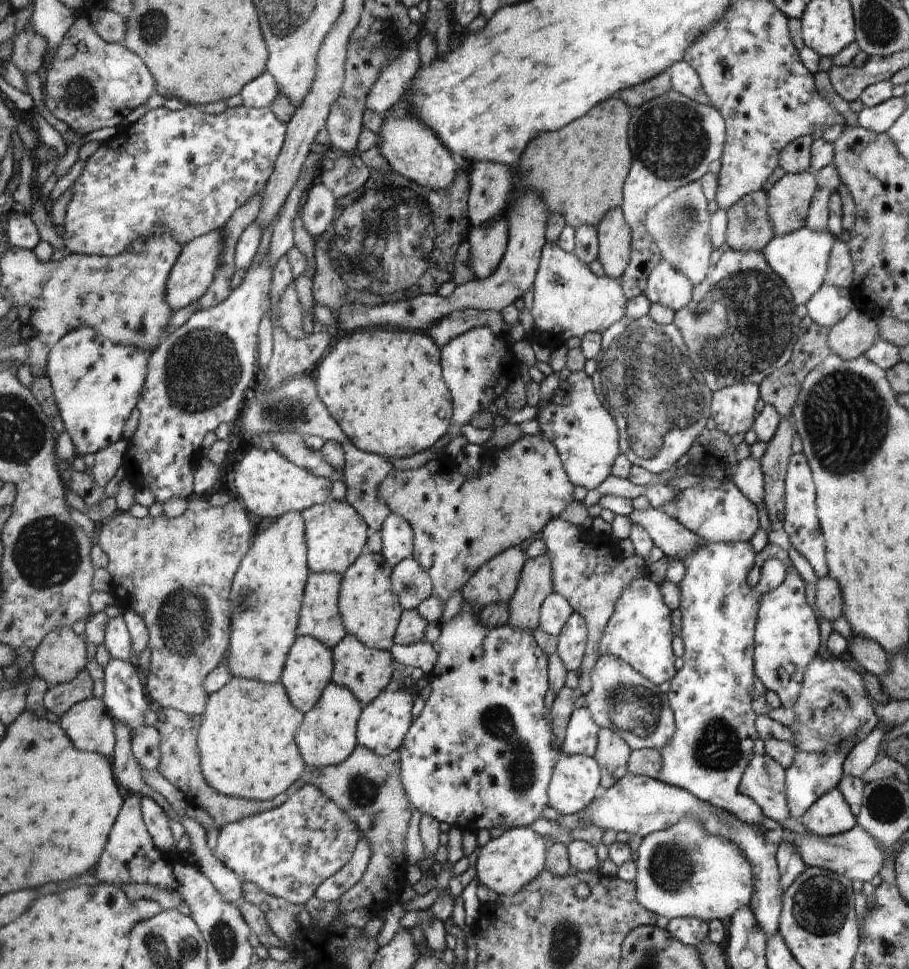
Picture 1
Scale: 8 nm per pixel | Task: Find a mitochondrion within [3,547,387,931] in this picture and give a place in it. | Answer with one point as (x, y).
(184, 615)

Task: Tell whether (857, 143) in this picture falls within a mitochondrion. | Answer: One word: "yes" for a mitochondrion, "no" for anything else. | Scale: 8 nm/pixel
no

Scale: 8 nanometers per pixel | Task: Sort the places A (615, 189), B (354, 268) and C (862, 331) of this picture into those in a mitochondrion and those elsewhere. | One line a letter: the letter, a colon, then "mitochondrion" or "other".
A: other
B: mitochondrion
C: other

